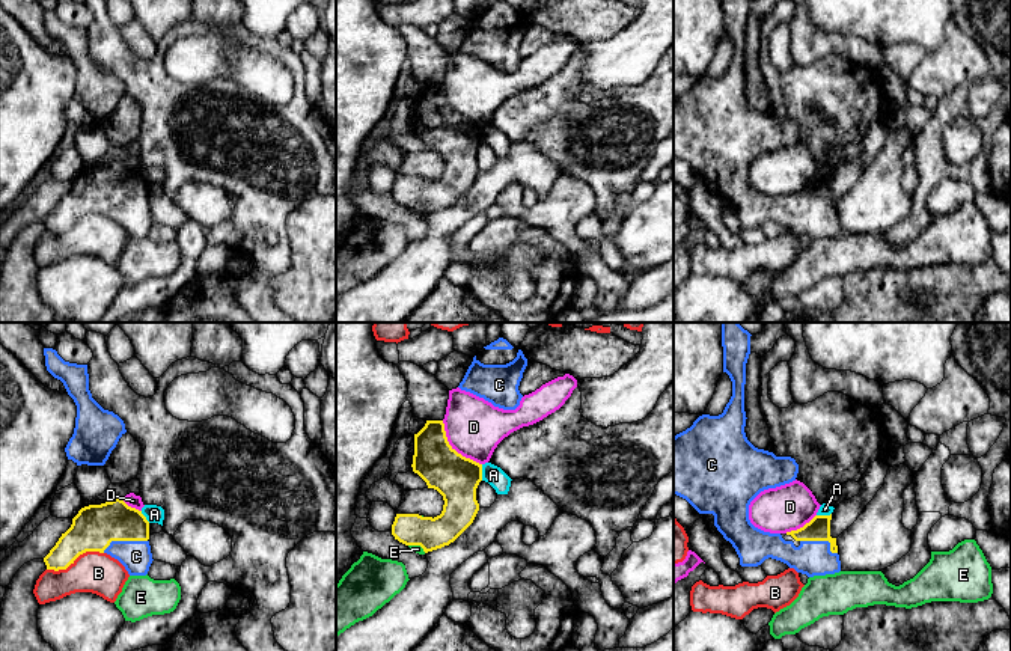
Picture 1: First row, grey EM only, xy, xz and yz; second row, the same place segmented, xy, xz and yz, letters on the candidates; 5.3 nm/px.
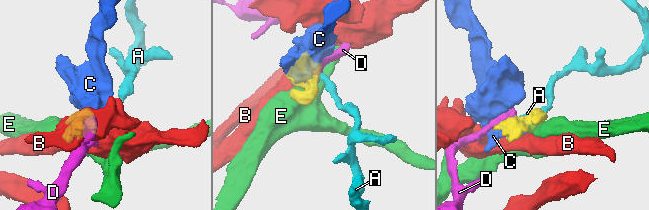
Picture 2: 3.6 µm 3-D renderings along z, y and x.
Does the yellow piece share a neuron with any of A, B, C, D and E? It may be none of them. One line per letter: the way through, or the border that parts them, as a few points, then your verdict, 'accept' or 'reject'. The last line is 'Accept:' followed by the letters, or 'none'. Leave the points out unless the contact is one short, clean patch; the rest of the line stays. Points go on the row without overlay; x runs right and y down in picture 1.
A: border along xz (481, 127), (482, 142); reject
B: reject
C: accept
D: border along xz (442, 83), (446, 103), (458, 115), (481, 127); reject
E: border along xz (409, 207), (418, 207), (425, 214); reject
Accept: C

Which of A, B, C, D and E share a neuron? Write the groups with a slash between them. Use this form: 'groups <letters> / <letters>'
groups A / B / C / D / E

